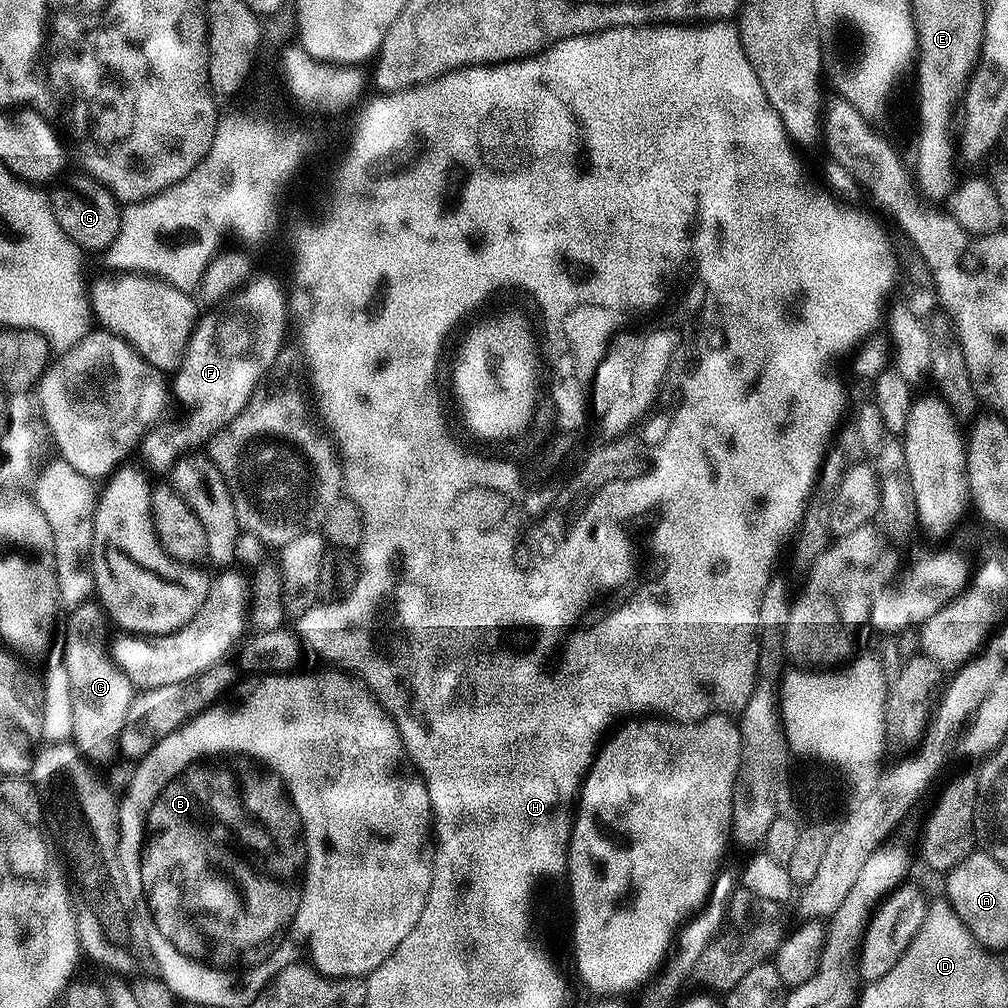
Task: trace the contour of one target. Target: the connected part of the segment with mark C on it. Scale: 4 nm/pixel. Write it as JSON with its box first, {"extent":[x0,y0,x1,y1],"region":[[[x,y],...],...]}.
{"extent":[62,599,137,766],"region":[[[88,599],[67,613],[62,637],[65,648],[65,664],[73,694],[74,726],[71,739],[80,752],[93,765],[101,766],[120,747],[122,726],[126,726],[126,714],[130,714],[130,702],[137,689],[130,678],[116,664],[110,647],[108,628],[110,621],[103,604]]]}

